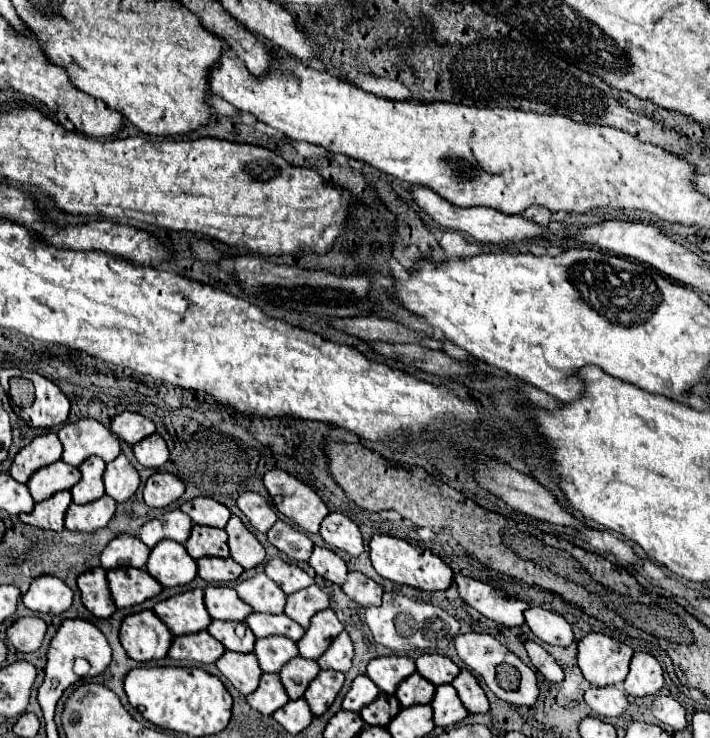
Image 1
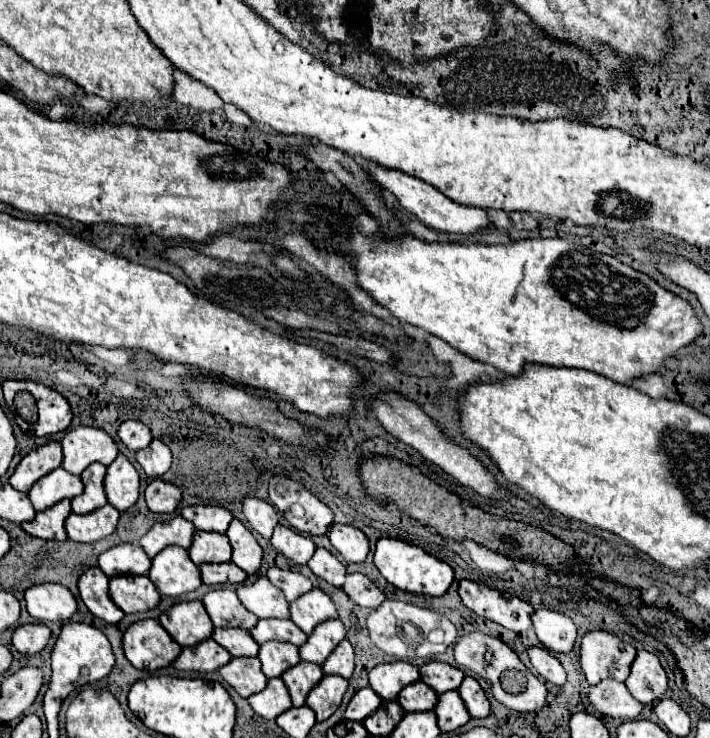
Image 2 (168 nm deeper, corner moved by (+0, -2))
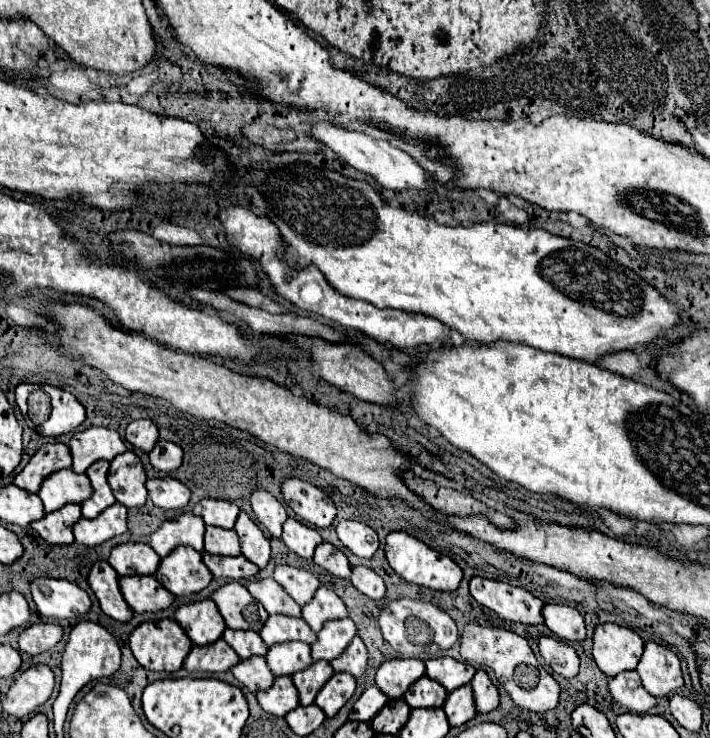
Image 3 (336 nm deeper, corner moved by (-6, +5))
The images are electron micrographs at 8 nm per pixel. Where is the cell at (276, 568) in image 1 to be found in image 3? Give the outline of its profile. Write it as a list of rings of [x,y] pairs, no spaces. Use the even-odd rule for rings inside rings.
[[[277,566],[273,578],[287,590],[287,594],[299,604],[305,606],[317,592],[317,588],[321,586],[319,580],[301,568],[293,568],[293,566]]]

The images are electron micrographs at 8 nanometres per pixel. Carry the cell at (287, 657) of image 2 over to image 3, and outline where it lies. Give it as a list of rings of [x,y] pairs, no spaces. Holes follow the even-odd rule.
[[[305,642],[275,644],[269,648],[265,660],[275,676],[293,676],[313,664],[311,650]]]

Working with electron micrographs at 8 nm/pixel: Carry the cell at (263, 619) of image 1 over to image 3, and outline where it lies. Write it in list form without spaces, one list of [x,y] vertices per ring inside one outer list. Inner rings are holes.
[[[269,616],[259,634],[269,646],[291,640],[313,644],[317,640],[317,634],[307,626],[307,622],[303,618],[293,616]]]

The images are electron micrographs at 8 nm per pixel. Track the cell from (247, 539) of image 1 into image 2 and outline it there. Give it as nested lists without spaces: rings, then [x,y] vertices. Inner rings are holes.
[[[233,519],[227,529],[227,537],[233,547],[233,563],[239,565],[245,573],[253,575],[261,567],[263,557],[263,551],[253,533],[239,519]]]

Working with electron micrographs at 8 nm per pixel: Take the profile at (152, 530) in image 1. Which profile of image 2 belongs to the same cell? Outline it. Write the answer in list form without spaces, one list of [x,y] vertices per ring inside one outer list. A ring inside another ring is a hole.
[[[177,515],[167,523],[155,523],[141,537],[141,547],[153,559],[161,549],[165,549],[169,545],[179,545],[183,549],[189,549],[193,533],[195,533],[195,527],[187,519]]]

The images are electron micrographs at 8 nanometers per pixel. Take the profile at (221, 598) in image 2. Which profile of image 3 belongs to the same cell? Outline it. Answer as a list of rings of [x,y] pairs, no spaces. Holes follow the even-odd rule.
[[[239,582],[223,584],[213,592],[211,600],[217,604],[221,616],[225,618],[225,624],[231,630],[259,632],[269,618],[265,608]]]

